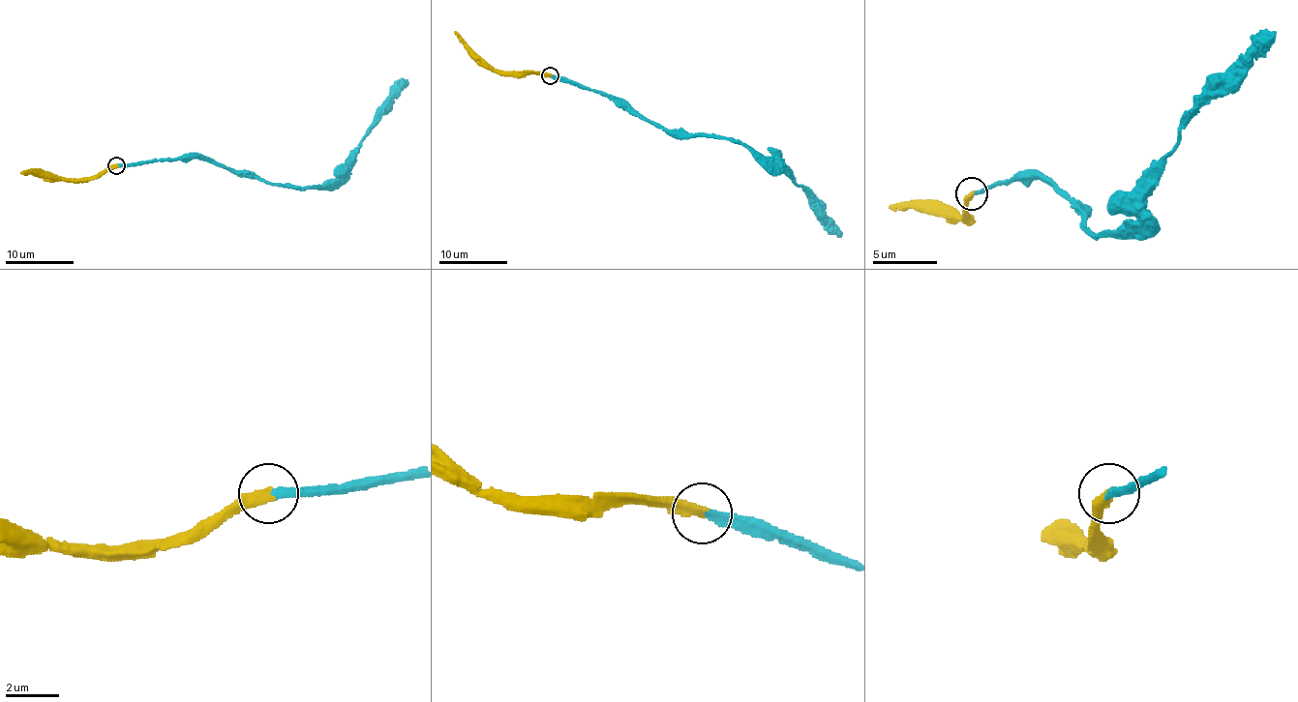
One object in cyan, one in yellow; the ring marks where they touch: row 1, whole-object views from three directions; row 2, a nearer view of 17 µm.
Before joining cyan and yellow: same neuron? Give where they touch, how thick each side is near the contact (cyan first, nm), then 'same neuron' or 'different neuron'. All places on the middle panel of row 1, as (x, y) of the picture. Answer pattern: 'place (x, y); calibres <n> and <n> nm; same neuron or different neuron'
place (550, 75); calibres 320 and 420 nm; same neuron

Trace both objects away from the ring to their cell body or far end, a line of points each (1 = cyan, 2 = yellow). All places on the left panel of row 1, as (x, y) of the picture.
1: (117, 165), (204, 158), (235, 173), (298, 187), (327, 187), (347, 165), (383, 102), (407, 79)
2: (116, 165), (108, 165), (88, 178), (60, 180), (20, 173)

